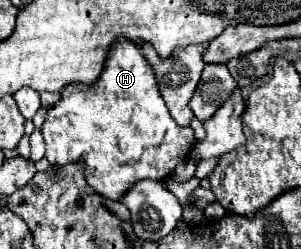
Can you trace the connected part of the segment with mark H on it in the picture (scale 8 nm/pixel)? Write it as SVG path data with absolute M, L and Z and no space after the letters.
M116 38L108 50L108 58L100 78L94 84L72 82L64 86L62 98L48 110L42 124L42 136L46 142L46 158L52 166L64 166L84 156L86 180L104 198L118 200L138 180L162 180L188 158L194 144L194 130L190 126L178 126L170 116L166 102L158 90L154 70L142 56L140 46L128 38Z

